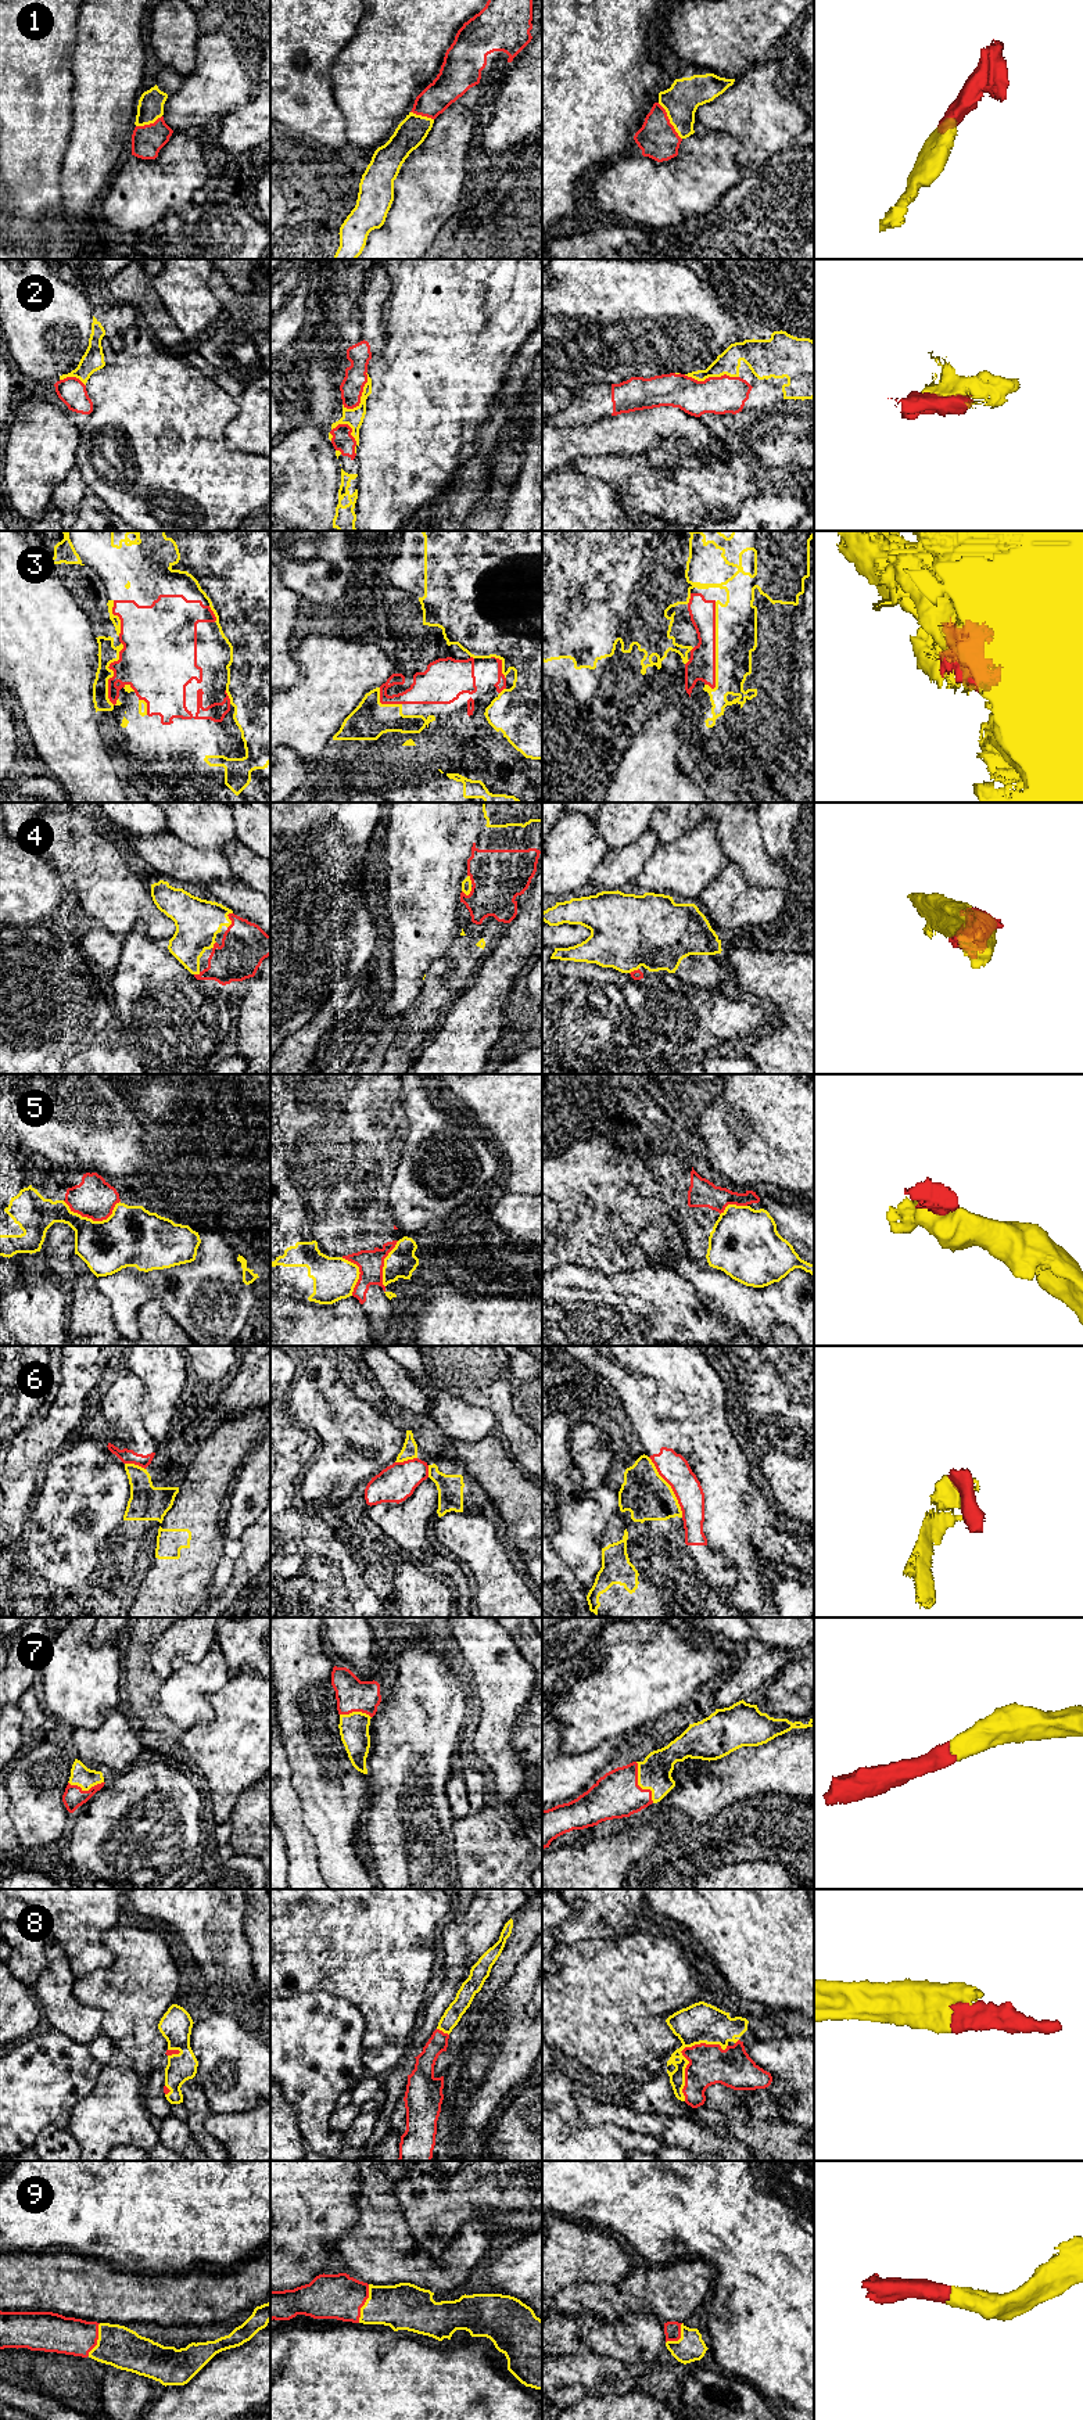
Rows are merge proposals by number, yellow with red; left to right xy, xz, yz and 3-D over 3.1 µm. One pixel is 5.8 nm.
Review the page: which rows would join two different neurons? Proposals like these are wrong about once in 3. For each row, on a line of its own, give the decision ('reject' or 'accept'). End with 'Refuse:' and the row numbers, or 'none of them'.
1: accept
2: accept
3: reject
4: accept
5: reject
6: reject
7: accept
8: accept
9: accept
Refuse: 3, 5, 6

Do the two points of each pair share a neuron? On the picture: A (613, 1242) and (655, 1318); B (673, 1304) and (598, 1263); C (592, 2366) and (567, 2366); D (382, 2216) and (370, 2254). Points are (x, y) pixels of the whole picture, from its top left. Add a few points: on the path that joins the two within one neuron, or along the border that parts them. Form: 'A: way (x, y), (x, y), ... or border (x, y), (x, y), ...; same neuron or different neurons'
A: border (646, 1263), (616, 1273), (595, 1271); different neurons
B: border (574, 1264), (606, 1274); different neurons
C: way (587, 2366), (573, 2366); same neuron
D: way (382, 2226), (380, 2244); same neuron

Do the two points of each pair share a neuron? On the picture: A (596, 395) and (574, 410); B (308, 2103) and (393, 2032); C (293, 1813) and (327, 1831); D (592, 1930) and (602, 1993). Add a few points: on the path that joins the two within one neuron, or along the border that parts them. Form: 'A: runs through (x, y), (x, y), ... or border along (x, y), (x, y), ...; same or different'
A: runs through (591, 401), (580, 410); same
B: border along (364, 2025), (362, 2063), (368, 2074); different
C: border along (294, 1787), (315, 1849); different
D: border along (588, 1939), (595, 1941); different

